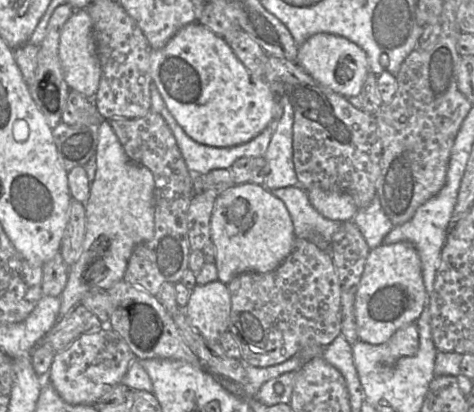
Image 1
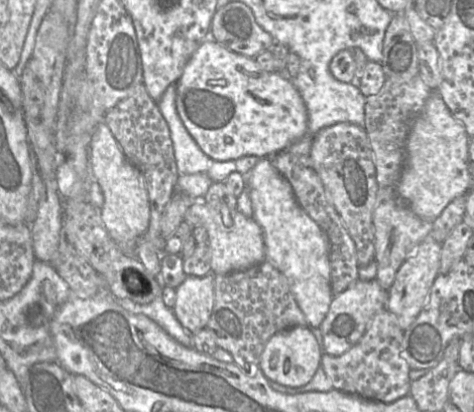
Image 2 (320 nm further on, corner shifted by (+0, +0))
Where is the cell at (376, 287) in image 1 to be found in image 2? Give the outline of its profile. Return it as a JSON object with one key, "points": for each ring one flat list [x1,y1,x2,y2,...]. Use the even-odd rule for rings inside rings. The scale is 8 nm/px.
{"points":[[356,280,351,286,338,295,334,295,328,313,319,326,324,353,339,356,354,346,365,333,373,316,387,308,387,291,374,280]]}

